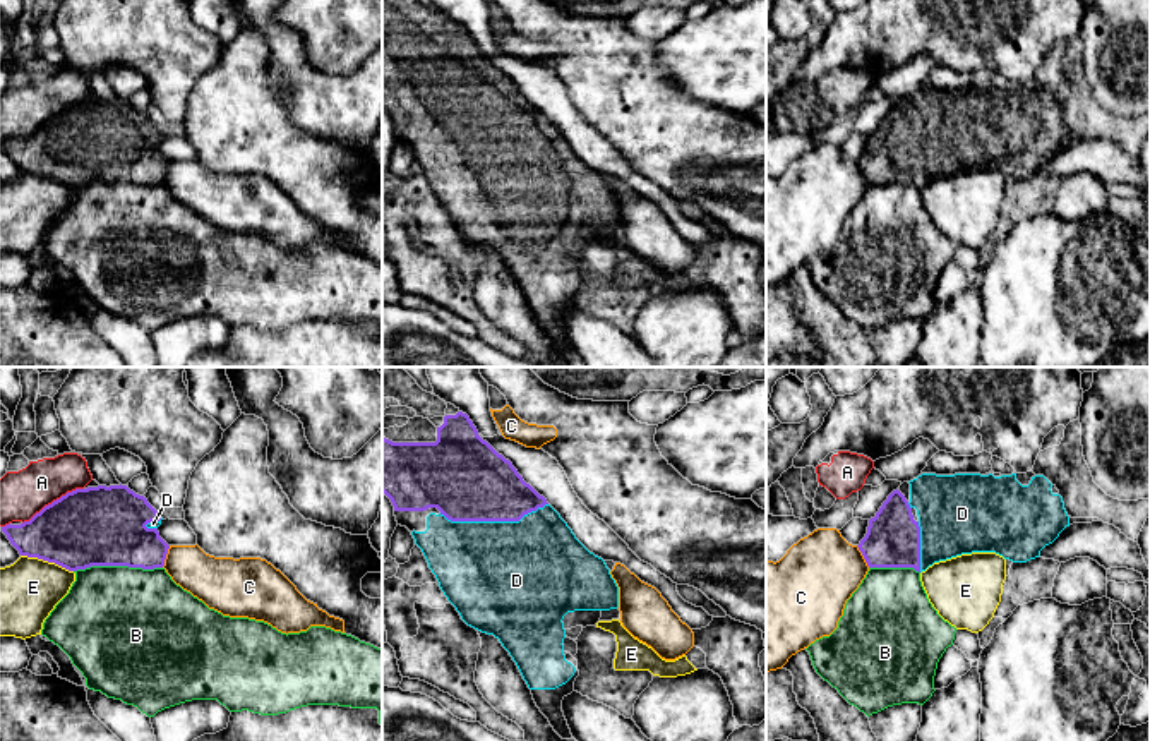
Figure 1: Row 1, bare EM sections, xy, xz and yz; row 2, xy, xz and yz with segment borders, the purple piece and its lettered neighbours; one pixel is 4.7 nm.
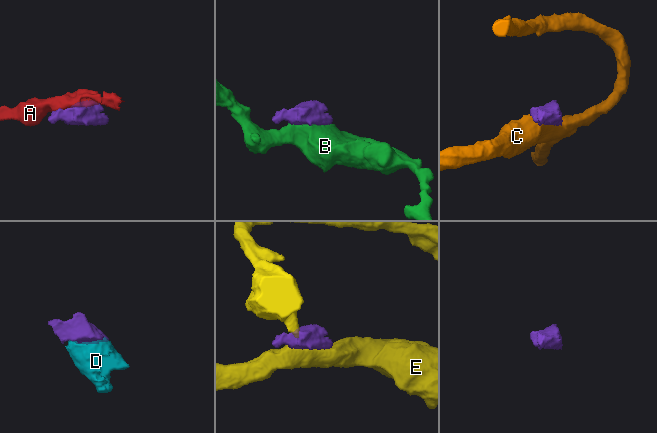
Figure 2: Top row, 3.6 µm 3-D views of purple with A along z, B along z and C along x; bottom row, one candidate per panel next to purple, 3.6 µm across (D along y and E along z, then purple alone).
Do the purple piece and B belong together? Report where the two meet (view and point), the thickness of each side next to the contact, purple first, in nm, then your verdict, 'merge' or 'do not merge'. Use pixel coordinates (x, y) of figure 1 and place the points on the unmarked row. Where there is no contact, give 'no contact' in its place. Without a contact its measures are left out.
xy (117, 180) | 380/500 nm | do not merge

